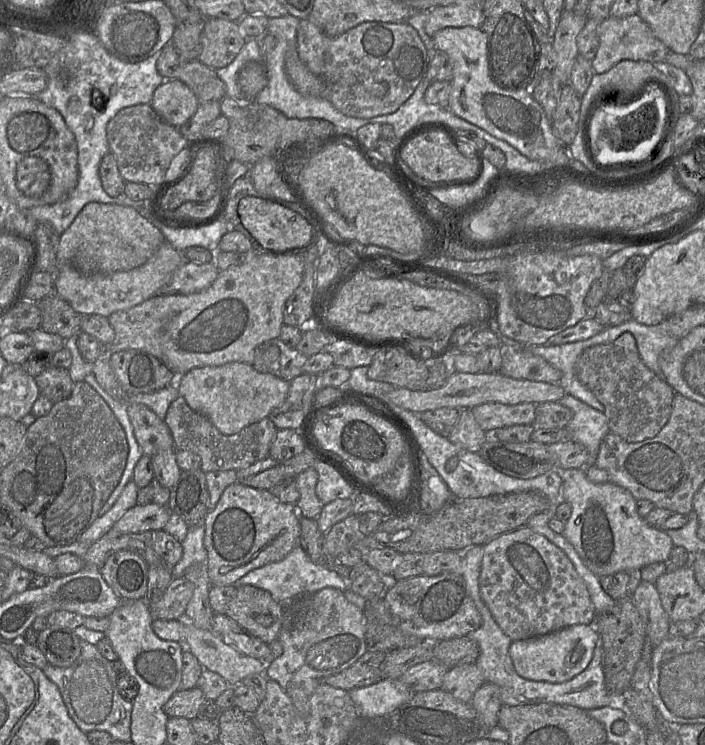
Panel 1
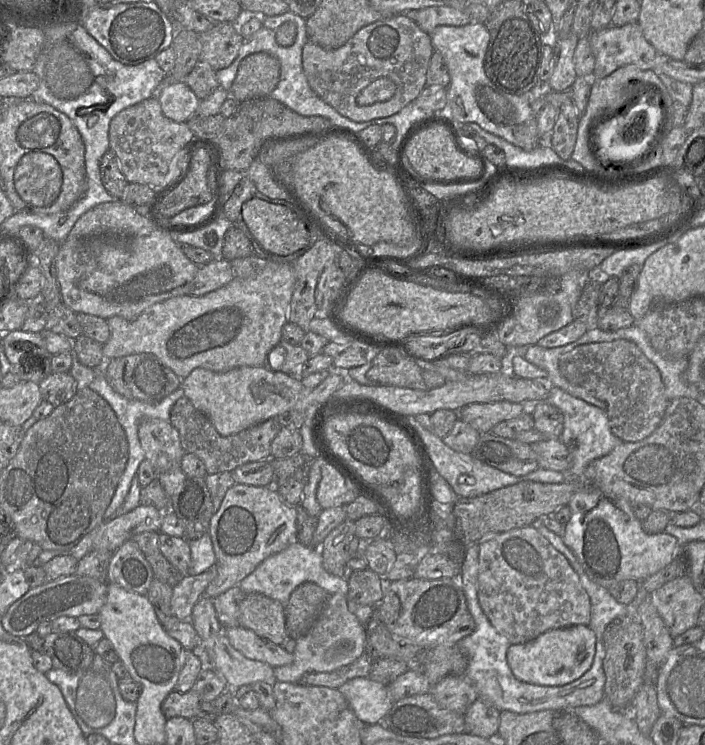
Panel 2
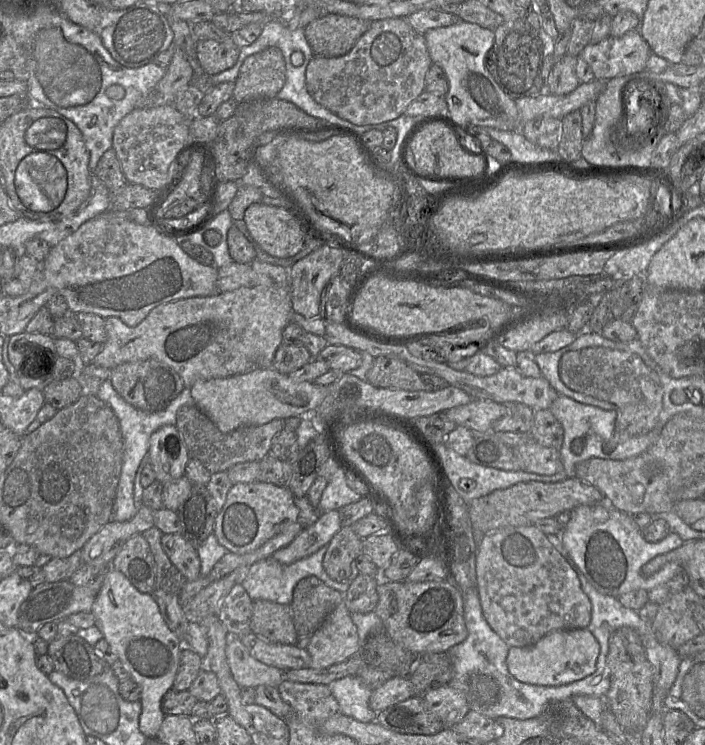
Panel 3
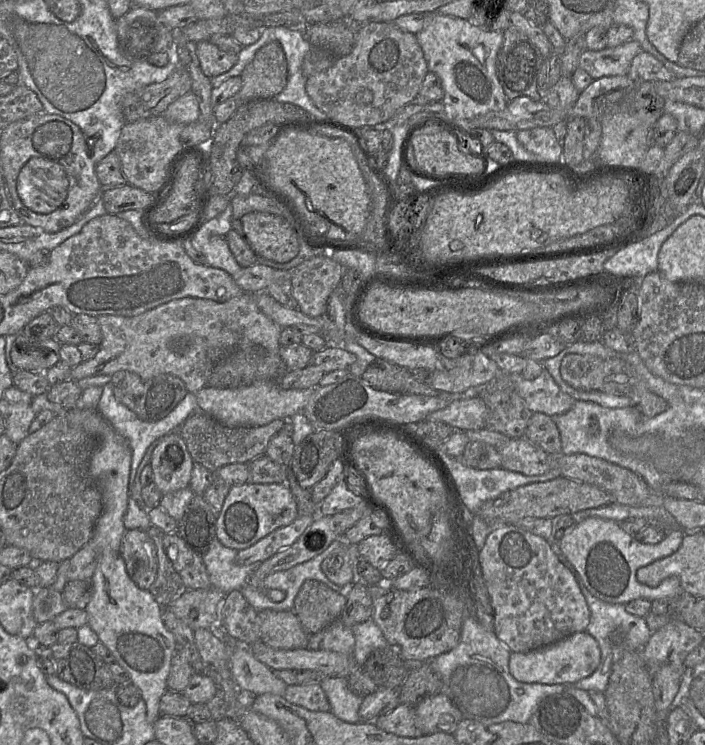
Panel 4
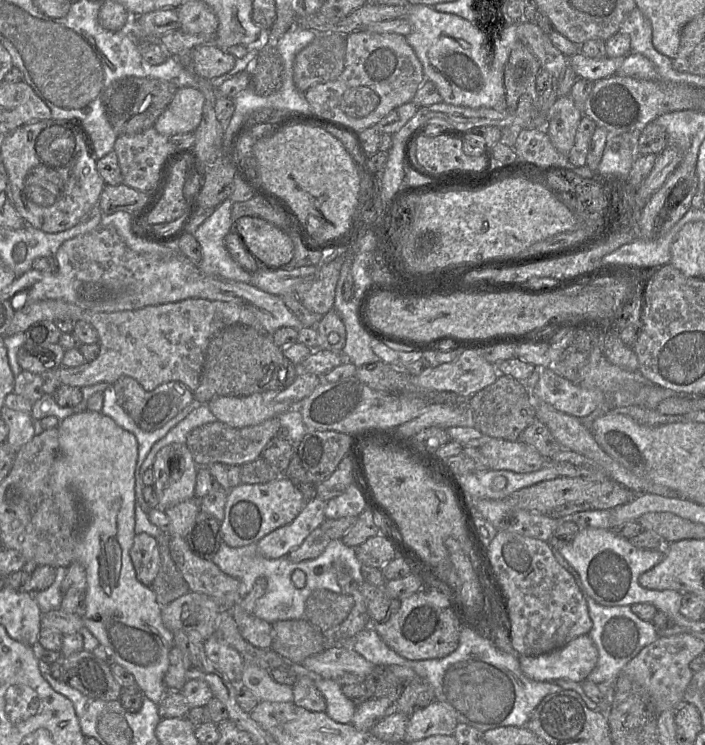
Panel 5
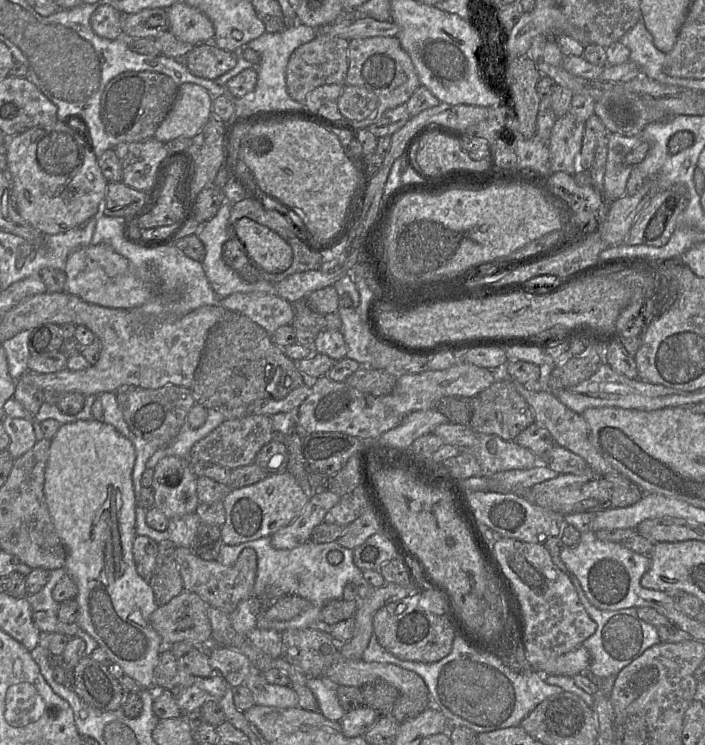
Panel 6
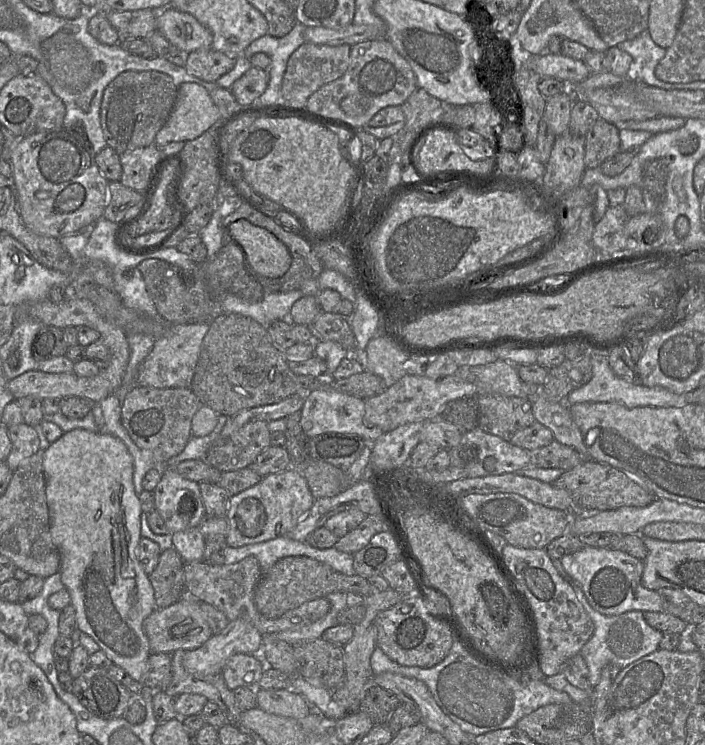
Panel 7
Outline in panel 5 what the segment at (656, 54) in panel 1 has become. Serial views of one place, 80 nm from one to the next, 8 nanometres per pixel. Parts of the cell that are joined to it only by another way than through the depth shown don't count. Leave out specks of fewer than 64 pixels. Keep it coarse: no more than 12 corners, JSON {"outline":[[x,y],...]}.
{"outline":[[625,56],[569,58],[578,77],[598,81],[616,74]]}

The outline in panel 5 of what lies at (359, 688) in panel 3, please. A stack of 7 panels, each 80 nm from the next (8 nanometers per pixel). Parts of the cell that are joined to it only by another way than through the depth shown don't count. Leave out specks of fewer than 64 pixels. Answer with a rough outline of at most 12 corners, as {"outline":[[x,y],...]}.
{"outline":[[320,676],[314,684],[326,701],[327,715],[350,724],[357,706],[342,686]]}

